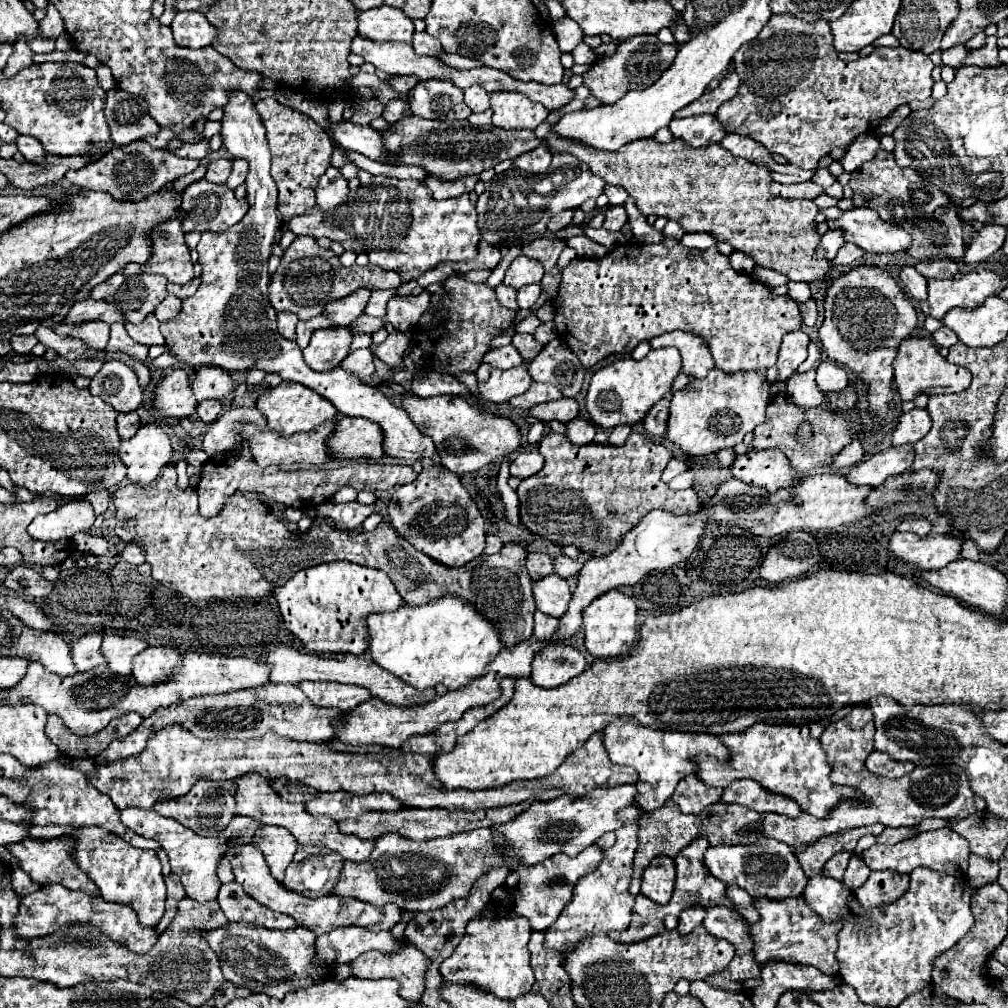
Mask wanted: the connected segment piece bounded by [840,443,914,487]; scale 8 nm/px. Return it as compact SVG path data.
M908 443L902 447L890 447L886 451L880 451L880 453L872 455L868 461L842 469L840 473L854 485L878 487L890 475L898 475L898 473L904 473L906 469L910 469L912 461L914 461L914 447Z

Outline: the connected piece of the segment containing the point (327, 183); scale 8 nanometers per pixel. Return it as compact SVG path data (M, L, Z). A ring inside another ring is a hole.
M328 167L326 173L318 179L316 185L316 203L322 211L334 211L336 207L340 207L348 195L348 181L342 177L340 169Z

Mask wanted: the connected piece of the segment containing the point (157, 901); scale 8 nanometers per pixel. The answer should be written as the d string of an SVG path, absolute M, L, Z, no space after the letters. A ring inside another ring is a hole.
M82 827L76 831L76 861L80 869L88 873L88 877L96 883L98 891L106 901L130 905L142 925L156 927L164 915L164 899L166 899L166 885L160 861L156 851L142 851L118 835L108 833L102 827Z

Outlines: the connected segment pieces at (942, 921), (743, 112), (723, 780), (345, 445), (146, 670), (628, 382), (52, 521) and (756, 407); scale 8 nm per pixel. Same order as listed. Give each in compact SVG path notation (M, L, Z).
M918 867L910 875L910 889L904 893L896 903L876 907L876 909L862 909L850 889L846 889L840 881L816 875L808 879L804 889L804 897L808 905L822 917L822 921L842 921L842 931L838 933L838 975L844 983L856 989L858 997L864 1003L880 1005L880 1007L898 1007L908 995L922 991L932 981L932 963L934 959L956 945L974 925L974 917L970 913L970 897L972 887L966 885L966 879L958 879L948 873L938 873L926 867Z
M778 13L778 15L772 15L768 25L758 33L758 37L746 45L742 45L736 55L734 55L734 69L738 71L740 75L740 89L738 89L738 95L730 101L726 101L718 113L714 115L720 125L726 129L726 133L738 133L742 137L750 137L758 143L762 143L770 153L776 153L776 155L782 155L786 157L792 165L800 167L800 169L818 169L818 161L830 153L830 149L834 147L850 147L850 141L854 141L858 135L862 133L868 133L870 127L872 127L872 121L874 121L874 127L884 119L888 117L896 107L900 105L906 105L914 99L918 101L924 101L930 97L932 93L932 69L934 69L934 63L930 59L930 55L922 53L922 51L910 51L910 49L904 49L904 47L876 47L868 57L860 57L858 61L852 61L852 63L846 63L842 59L838 59L836 55L836 49L832 45L832 31L830 31L830 25L826 21L814 21L814 23L806 23L790 13Z
M756 723L740 733L728 733L720 737L730 753L730 761L718 763L714 757L698 757L694 775L710 787L728 787L732 781L752 779L766 791L780 793L796 801L802 811L822 819L842 799L858 799L860 793L850 787L842 787L830 781L830 765L824 759L824 751L818 739L808 735L808 725L766 725Z
M340 417L336 429L328 439L328 453L334 459L380 459L384 457L382 449L382 431L368 419Z
M148 646L134 661L132 675L140 685L166 681L170 671L180 663L176 649L166 646Z
M666 347L650 351L642 361L618 359L612 365L598 369L590 381L586 395L586 409L596 425L602 429L614 429L618 425L640 423L646 413L662 399L672 395L672 381L680 373L682 357L678 349Z
M74 501L68 505L58 507L48 515L38 515L28 533L40 541L68 541L78 531L88 531L94 523L94 511L88 501Z
M712 369L704 379L696 379L688 387L674 391L666 437L686 455L710 455L720 449L734 447L742 443L744 435L756 425L764 423L768 401L770 383L760 373L724 373L720 369Z

